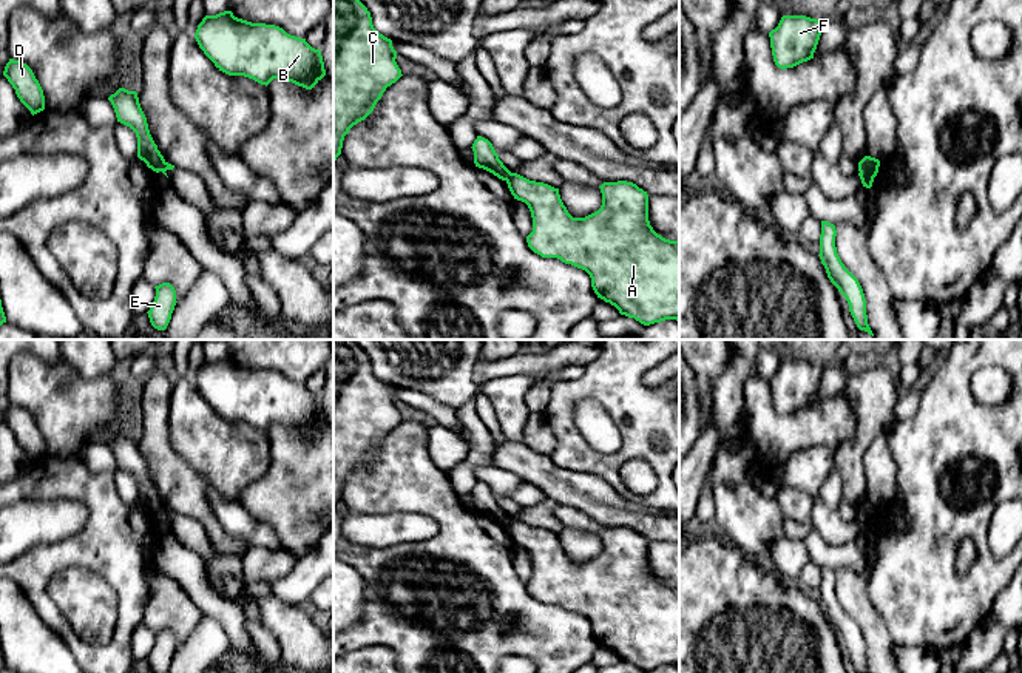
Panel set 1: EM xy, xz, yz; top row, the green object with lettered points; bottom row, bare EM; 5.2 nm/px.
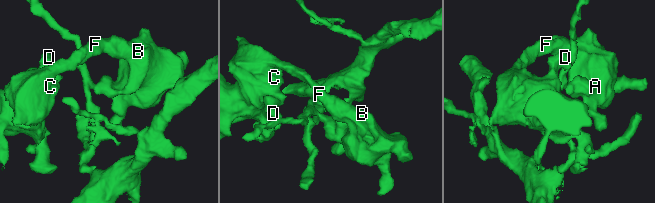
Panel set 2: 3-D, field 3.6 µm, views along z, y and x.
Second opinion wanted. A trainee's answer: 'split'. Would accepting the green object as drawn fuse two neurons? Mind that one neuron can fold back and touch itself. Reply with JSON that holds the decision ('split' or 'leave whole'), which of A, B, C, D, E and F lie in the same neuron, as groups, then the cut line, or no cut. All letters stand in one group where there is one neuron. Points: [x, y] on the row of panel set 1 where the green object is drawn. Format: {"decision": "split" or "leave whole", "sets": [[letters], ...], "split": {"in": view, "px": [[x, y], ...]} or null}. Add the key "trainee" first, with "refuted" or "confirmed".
{"trainee": "confirmed", "decision": "split", "sets": [["A", "B", "C", "D", "F"], ["E"]], "split": {"in": "xz", "px": [[511, 173], [505, 179]]}}

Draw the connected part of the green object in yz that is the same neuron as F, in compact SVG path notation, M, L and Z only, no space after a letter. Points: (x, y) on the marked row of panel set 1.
M783 15L769 32L773 62L778 68L794 68L814 59L823 23L806 15Z

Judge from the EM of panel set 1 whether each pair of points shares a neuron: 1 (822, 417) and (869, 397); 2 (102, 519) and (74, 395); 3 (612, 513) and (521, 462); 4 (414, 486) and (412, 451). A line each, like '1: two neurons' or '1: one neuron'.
1: two neurons
2: two neurons
3: one neuron
4: one neuron

